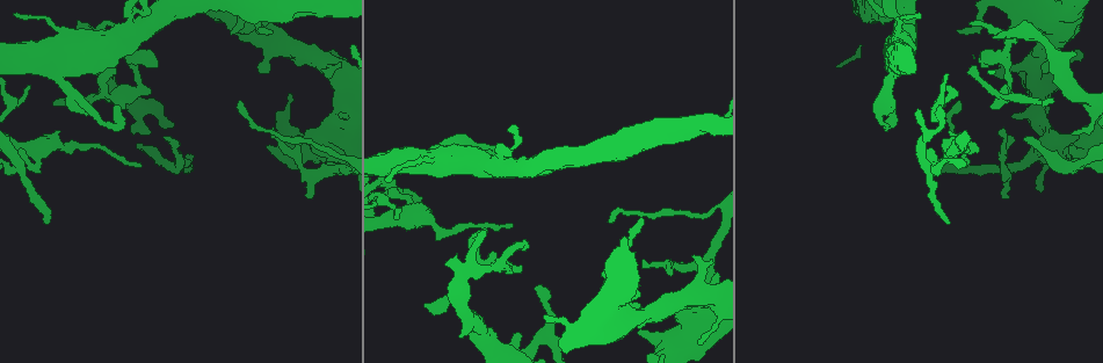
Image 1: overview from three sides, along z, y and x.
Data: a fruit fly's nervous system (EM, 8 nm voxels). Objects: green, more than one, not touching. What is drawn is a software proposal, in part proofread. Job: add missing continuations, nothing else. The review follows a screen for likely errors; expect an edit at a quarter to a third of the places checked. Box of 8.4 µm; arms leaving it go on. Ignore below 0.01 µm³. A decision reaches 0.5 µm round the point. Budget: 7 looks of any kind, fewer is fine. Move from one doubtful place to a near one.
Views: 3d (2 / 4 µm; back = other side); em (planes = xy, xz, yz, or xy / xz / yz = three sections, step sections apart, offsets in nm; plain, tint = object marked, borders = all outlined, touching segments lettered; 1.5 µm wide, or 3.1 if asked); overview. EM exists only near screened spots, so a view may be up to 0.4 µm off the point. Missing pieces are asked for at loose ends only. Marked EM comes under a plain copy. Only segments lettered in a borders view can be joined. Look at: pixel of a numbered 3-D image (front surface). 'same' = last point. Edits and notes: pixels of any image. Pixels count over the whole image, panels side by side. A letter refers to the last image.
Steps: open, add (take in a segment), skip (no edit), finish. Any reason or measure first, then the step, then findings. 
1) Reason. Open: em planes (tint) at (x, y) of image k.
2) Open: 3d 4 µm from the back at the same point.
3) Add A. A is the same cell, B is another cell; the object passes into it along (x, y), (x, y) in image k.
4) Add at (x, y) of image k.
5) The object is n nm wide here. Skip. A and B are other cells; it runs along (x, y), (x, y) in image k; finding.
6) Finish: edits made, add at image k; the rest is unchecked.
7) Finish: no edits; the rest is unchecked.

An open end. Open: 3d 2 µm at (986, 64) of image 1.

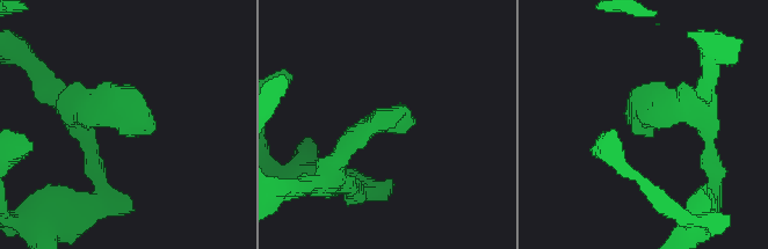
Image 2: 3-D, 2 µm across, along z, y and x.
Now the EM. Open: em planes (borders) at (151, 118) of image 2.

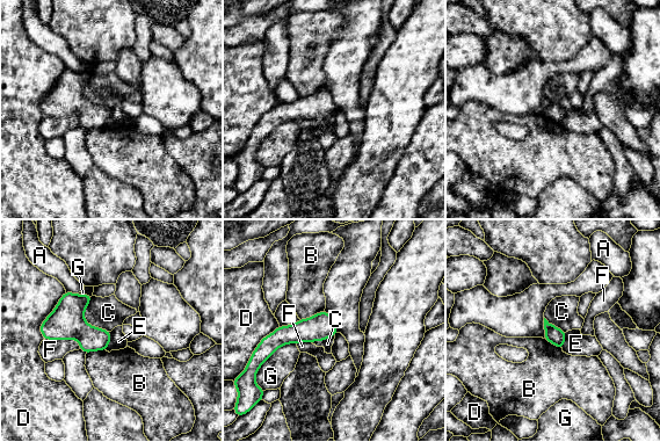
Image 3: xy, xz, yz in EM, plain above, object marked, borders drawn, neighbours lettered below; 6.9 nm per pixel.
Skip. A, B, C, D, E, F and G are other cells; no lettered segment goes on from it.

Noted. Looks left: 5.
Free end. Open: 3d 2 µm at (893, 110) of image 1.

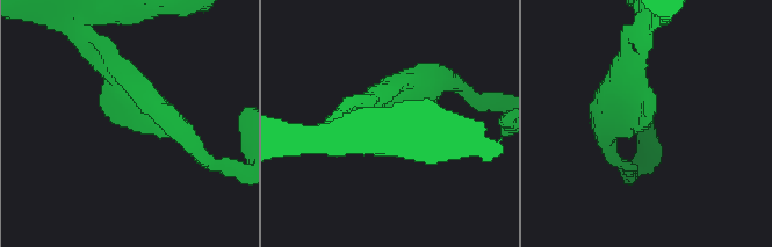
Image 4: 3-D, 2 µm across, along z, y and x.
Open: em planes (borders) at (649, 126) of image 4.

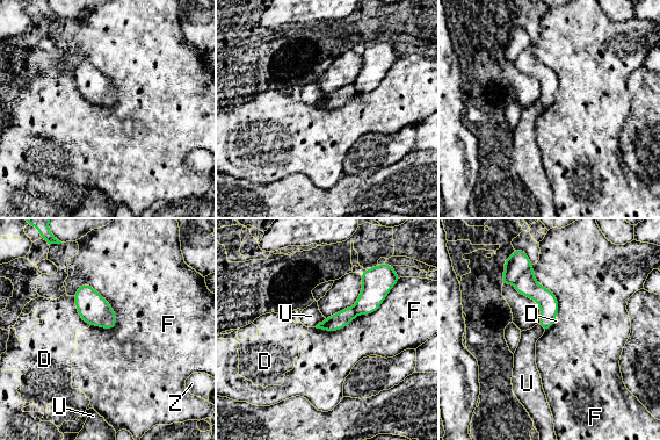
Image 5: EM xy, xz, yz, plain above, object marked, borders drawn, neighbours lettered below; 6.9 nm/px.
The longest contact is with F, 400 nm. Skip. D, F, U and Z are other cells; none of them fits.

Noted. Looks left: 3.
Thick end. Open: 3d 4 µm at (637, 332) of image 1.

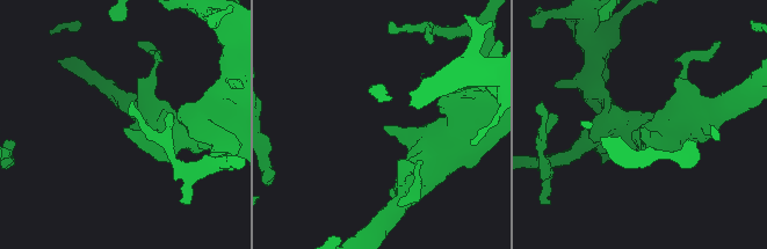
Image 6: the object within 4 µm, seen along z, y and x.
Open: em planes (borders) at (386, 127) of image 6.

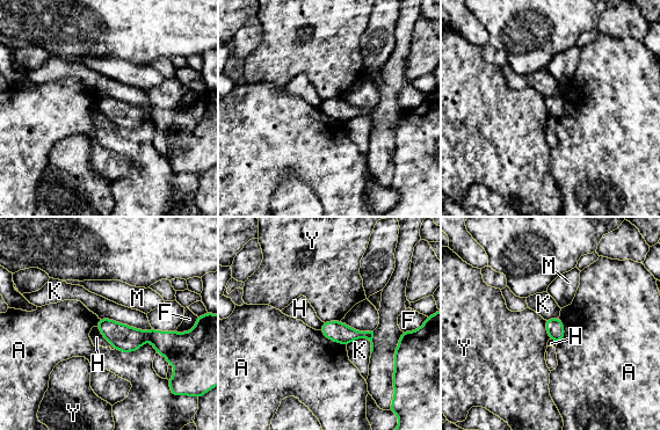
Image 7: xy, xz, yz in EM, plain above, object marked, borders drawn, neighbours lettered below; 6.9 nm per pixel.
Skip. A, F, H, K, M and Y are other cells; it runs along (100, 323), (121, 336), (175, 341) in image 7; none of them fits.

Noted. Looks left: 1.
Finish: no edits; the rest is unchecked.

